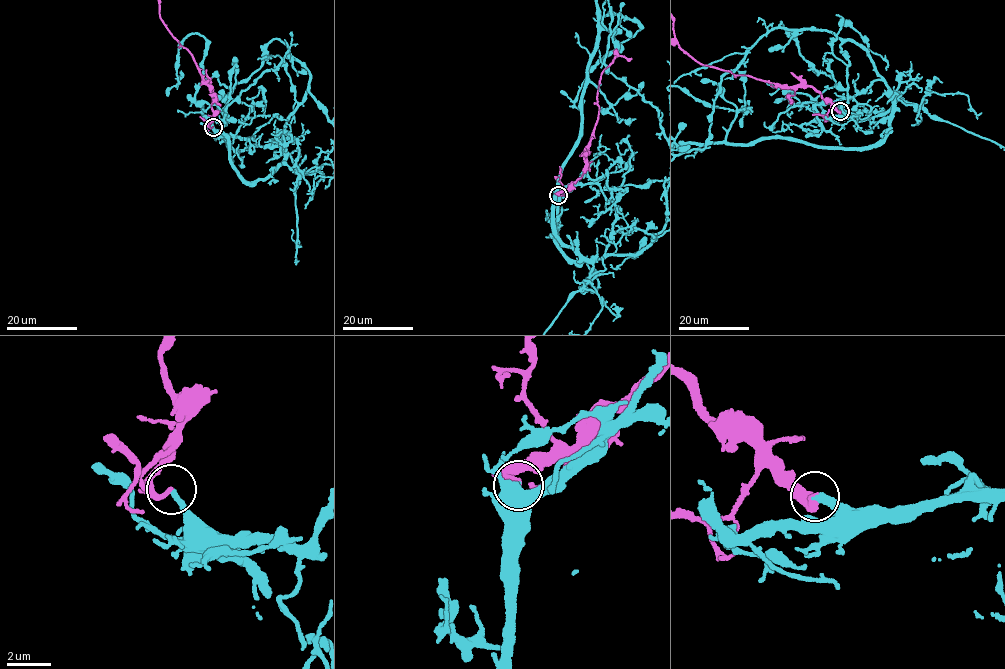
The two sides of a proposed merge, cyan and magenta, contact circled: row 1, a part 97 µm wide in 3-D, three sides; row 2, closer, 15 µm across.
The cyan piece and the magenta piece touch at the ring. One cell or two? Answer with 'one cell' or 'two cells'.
one cell

